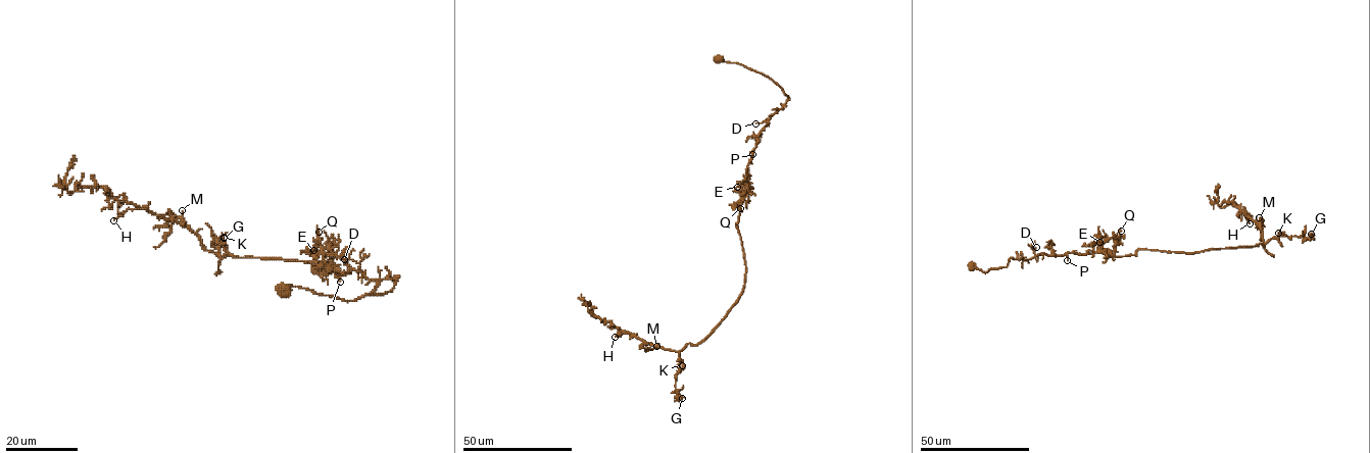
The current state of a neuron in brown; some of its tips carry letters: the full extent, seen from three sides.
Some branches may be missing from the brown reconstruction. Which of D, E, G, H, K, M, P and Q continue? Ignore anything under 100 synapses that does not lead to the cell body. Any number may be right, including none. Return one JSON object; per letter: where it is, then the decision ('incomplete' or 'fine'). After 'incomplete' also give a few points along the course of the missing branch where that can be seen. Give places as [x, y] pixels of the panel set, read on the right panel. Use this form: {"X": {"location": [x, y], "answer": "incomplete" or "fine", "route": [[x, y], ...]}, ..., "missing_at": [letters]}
{"D": {"location": [1036, 247], "answer": "fine"}, "E": {"location": [1099, 242], "answer": "fine"}, "G": {"location": [1311, 234], "answer": "fine"}, "H": {"location": [1250, 223], "answer": "fine"}, "K": {"location": [1278, 233], "answer": "fine"}, "M": {"location": [1259, 217], "answer": "fine"}, "P": {"location": [1067, 260], "answer": "fine"}, "Q": {"location": [1121, 231], "answer": "fine"}, "missing_at": []}

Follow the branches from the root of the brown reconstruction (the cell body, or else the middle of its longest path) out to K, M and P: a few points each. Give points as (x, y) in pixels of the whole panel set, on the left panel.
K: (282, 289), (352, 301), (389, 292), (398, 277), (221, 256), (224, 237)
M: (282, 289), (352, 301), (389, 292), (398, 277), (218, 256), (182, 210)
P: (282, 289), (296, 286), (352, 301), (389, 292), (398, 277), (370, 280), (352, 269), (339, 271), (340, 282)

